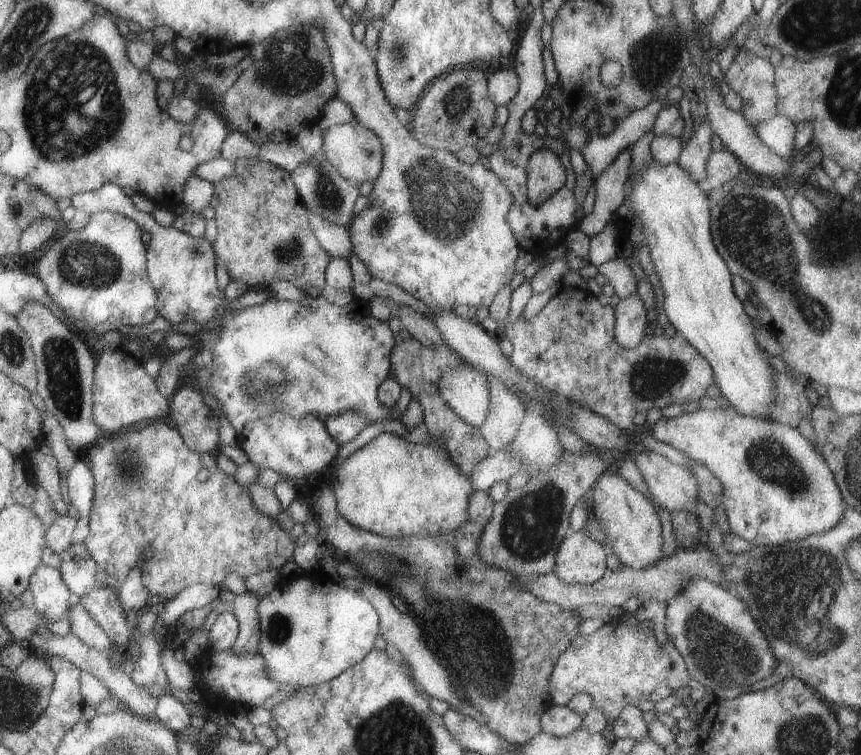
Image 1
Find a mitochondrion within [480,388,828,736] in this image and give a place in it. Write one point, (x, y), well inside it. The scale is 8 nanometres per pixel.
(720, 651)

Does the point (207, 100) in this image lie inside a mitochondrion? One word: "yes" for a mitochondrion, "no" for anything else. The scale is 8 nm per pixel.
no

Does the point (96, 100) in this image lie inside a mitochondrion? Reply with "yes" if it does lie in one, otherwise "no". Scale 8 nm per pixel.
yes

